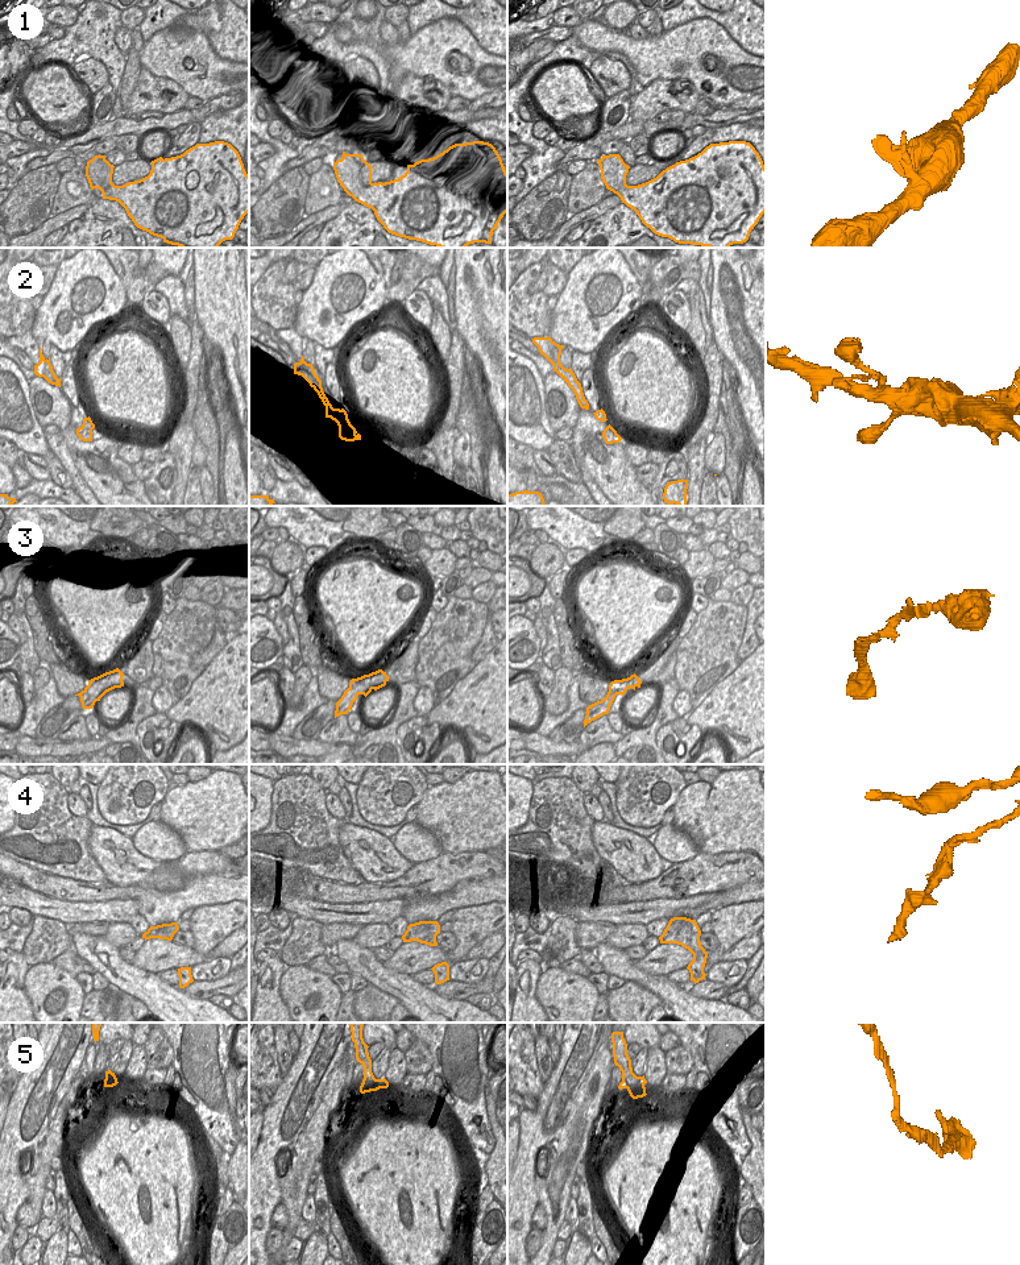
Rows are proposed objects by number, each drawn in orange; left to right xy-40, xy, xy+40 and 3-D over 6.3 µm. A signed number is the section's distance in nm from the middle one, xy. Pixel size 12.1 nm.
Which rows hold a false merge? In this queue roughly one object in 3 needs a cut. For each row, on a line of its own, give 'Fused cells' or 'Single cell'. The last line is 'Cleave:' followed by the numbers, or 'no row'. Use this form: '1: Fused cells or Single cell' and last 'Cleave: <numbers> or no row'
1: Single cell
2: Single cell
3: Single cell
4: Single cell
5: Single cell
Cleave: no row

